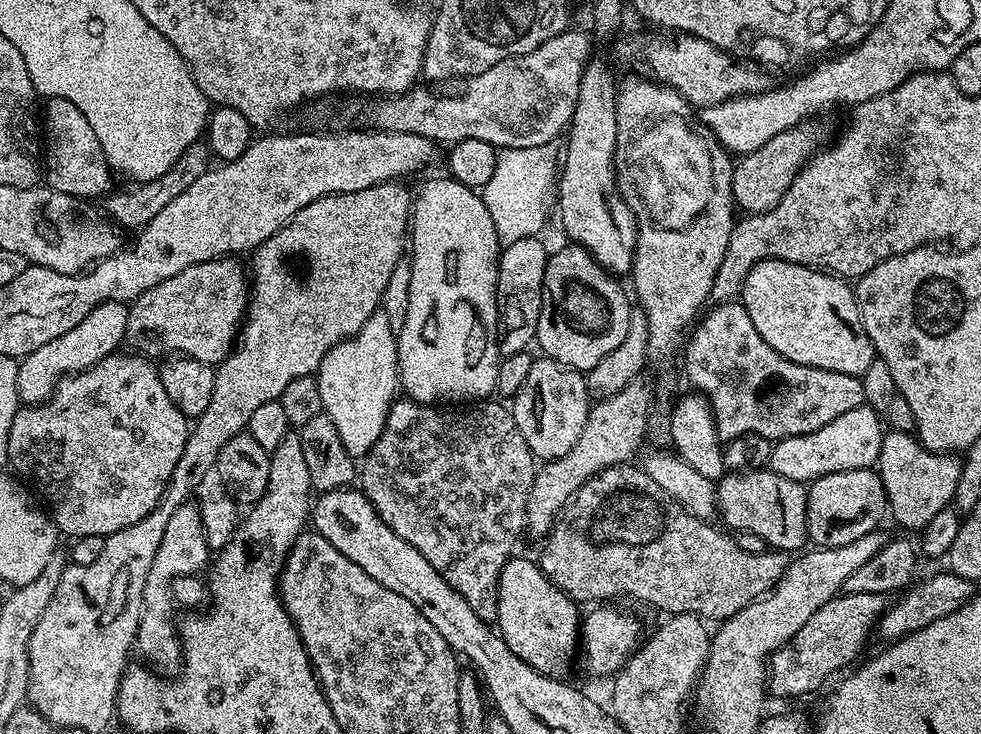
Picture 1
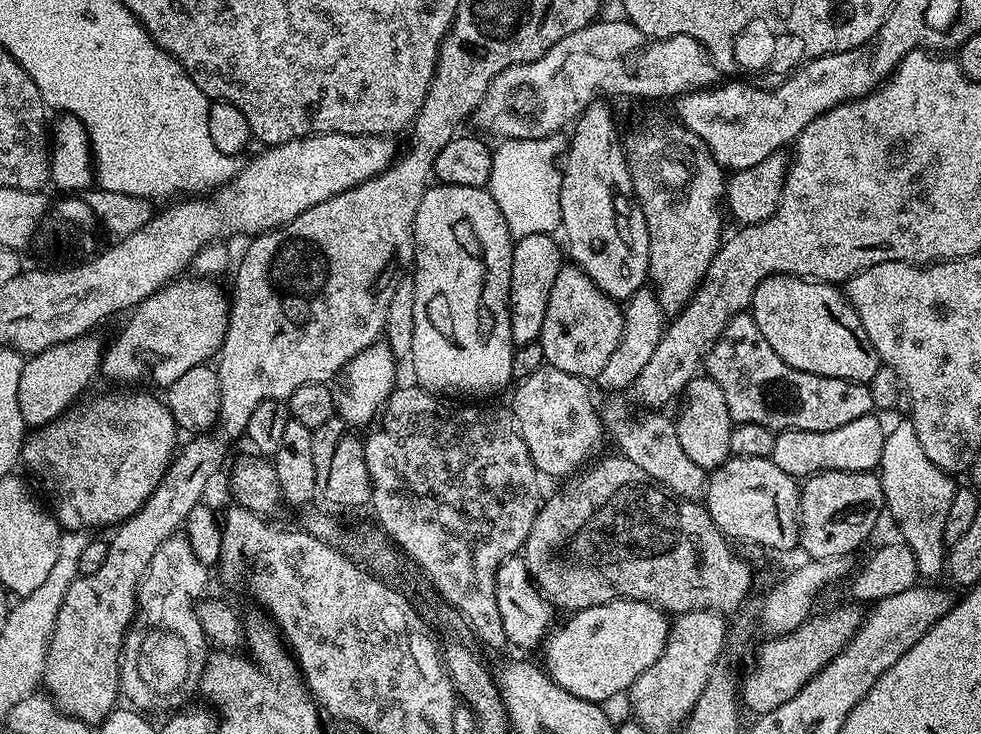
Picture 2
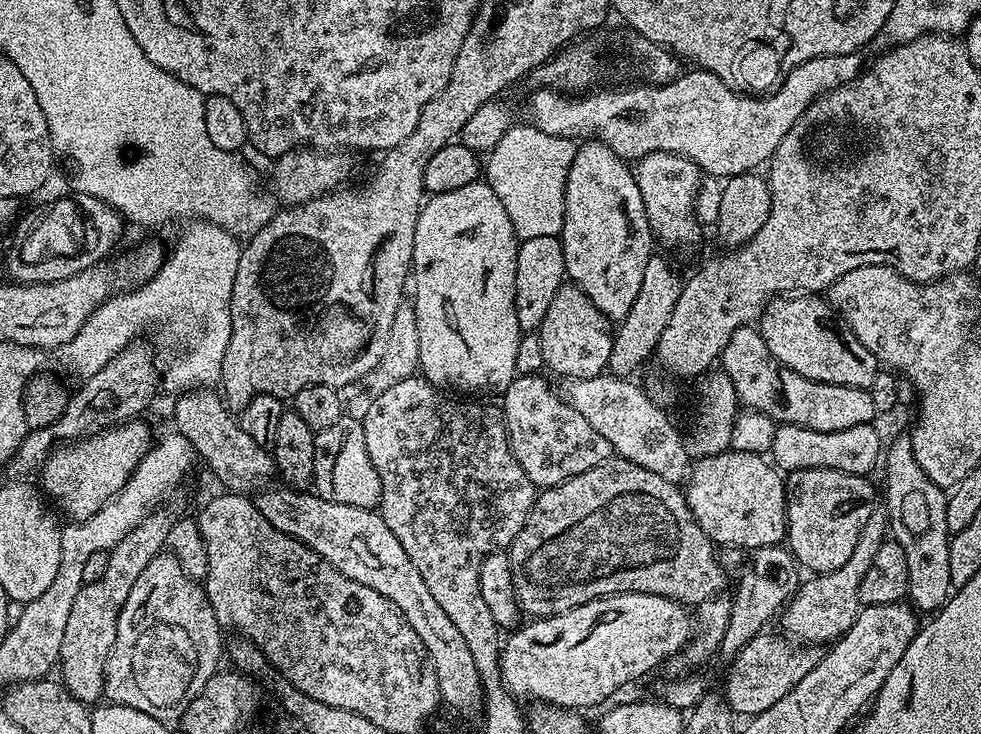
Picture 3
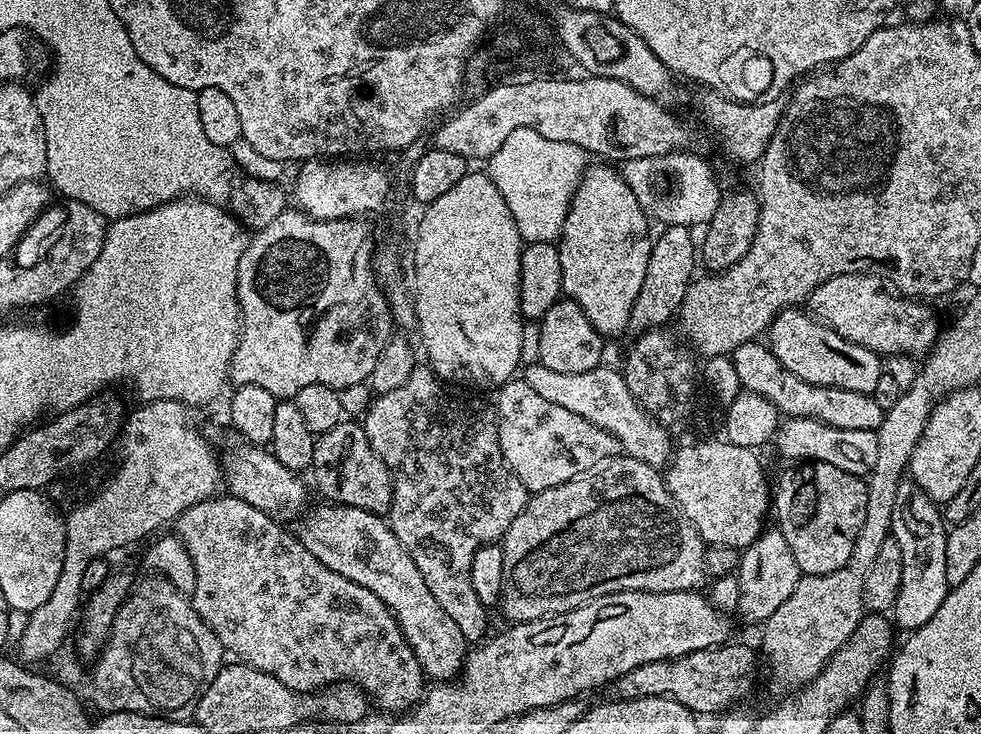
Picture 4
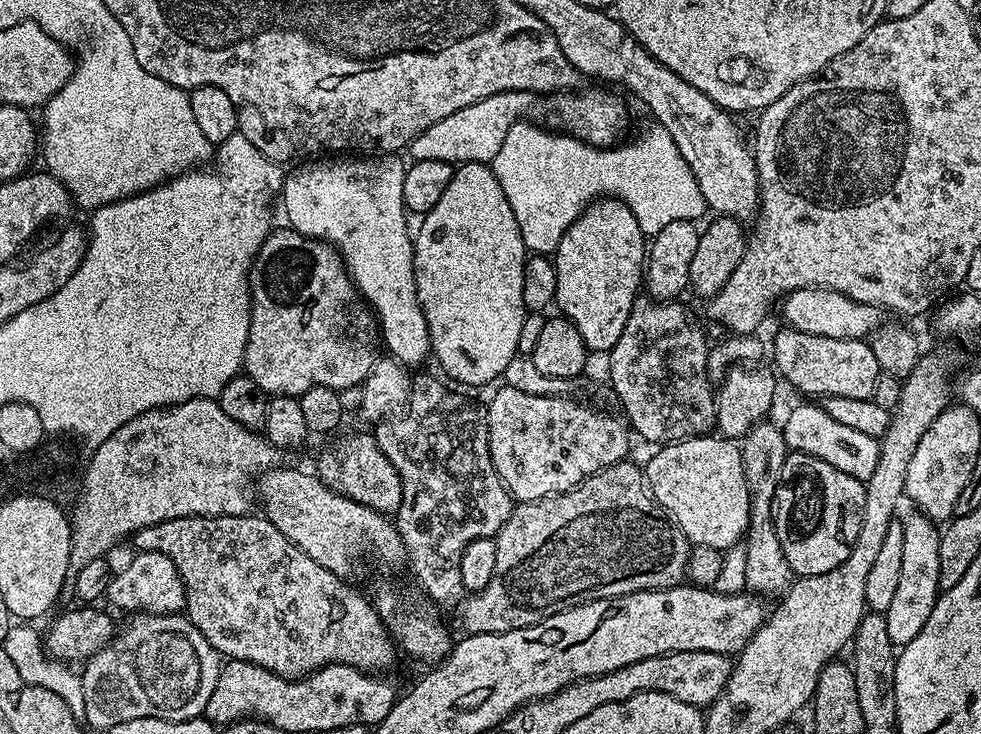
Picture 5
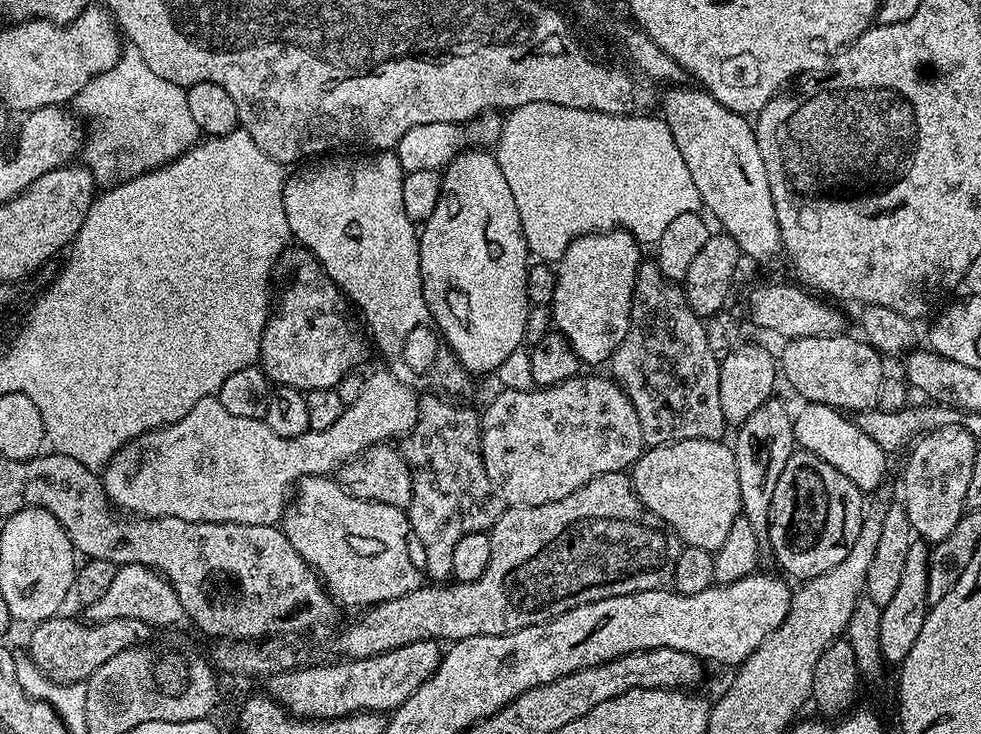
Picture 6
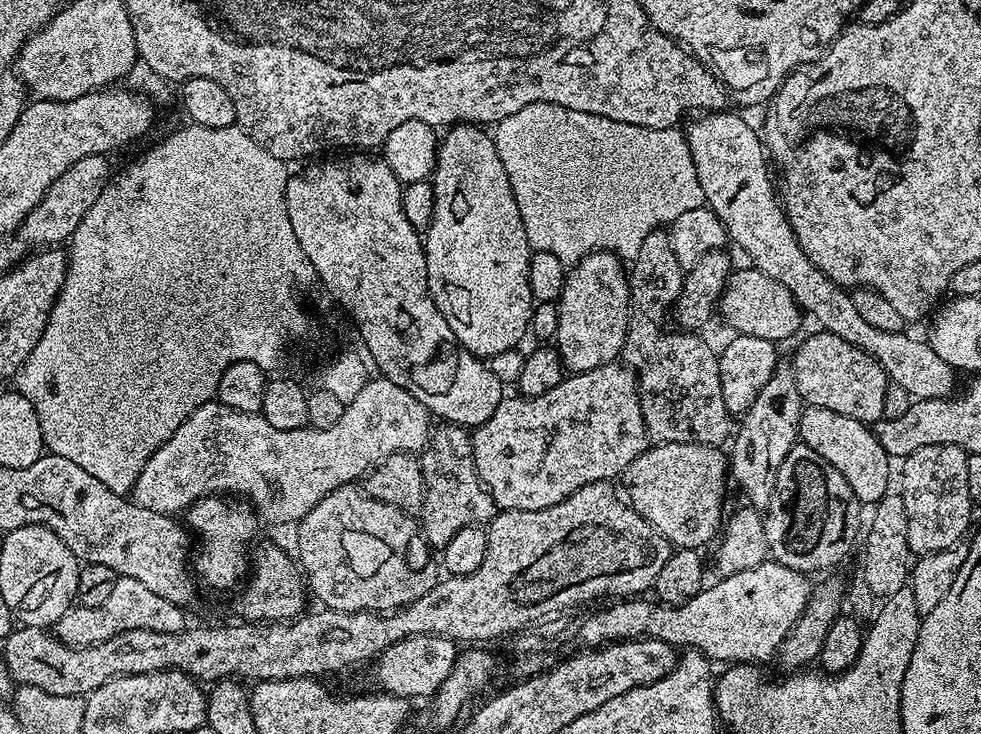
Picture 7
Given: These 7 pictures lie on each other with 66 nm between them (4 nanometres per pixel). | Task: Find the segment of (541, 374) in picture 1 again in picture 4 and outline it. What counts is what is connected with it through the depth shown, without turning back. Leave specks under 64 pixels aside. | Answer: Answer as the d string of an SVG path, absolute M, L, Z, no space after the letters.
M513 378L500 385L498 389L494 411L496 414L496 429L498 430L498 442L502 450L502 458L509 470L526 486L529 493L535 494L542 490L550 490L562 482L570 482L578 474L590 470L590 466L598 466L611 456L621 455L620 443L615 436L610 435L606 430L594 426L594 422L586 422L578 414L566 410L563 406L554 406L547 398L541 398L537 392L526 386L523 378Z

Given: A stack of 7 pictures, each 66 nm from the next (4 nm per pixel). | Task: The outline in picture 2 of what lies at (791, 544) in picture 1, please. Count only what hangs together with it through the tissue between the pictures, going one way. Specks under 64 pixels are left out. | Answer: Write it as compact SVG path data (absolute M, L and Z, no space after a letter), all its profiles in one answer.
M745 456L730 457L724 464L710 472L702 503L707 508L714 526L727 536L729 541L749 540L756 542L765 550L772 548L776 552L788 552L800 542L800 484L797 477L786 474L786 470L778 470L771 458L746 458Z

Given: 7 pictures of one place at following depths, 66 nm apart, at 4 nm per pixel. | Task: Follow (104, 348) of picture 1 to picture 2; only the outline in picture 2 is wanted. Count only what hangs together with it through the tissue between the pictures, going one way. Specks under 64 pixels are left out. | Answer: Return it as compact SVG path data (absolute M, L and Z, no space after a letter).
M87 334L78 339L59 343L31 355L24 363L18 378L18 408L27 427L40 427L57 419L100 372L103 343Z

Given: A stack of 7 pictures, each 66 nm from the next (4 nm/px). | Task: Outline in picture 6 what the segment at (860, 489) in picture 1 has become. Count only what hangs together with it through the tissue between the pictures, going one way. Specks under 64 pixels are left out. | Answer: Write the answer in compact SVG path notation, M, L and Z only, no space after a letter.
M794 450L790 454L790 462L786 462L782 474L778 474L766 544L767 547L772 547L777 562L789 572L789 577L797 576L797 581L800 582L818 578L826 574L826 570L834 570L834 566L838 566L838 562L842 562L842 558L850 554L850 546L854 546L854 538L858 538L858 530L862 530L865 515L865 493L860 492L858 486L854 486L854 482L846 478L846 474L838 474L838 470L830 466L830 462L822 462L822 458L814 454Z

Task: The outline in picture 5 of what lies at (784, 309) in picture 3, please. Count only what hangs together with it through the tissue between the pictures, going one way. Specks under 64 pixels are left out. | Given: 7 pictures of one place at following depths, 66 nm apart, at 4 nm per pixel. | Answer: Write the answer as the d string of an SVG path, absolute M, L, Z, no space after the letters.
M787 326L781 329L776 341L771 341L770 355L772 354L773 360L771 363L782 380L784 375L786 383L793 384L800 392L805 392L808 395L805 397L808 398L837 396L872 399L874 386L878 386L878 378L882 371L868 342L822 338Z

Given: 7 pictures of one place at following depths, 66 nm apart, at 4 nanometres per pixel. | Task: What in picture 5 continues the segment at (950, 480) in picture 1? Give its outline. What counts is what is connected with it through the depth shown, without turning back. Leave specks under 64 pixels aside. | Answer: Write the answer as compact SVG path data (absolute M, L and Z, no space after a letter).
M911 515L902 520L902 578L898 578L898 591L894 593L894 602L890 602L886 613L888 633L896 646L908 644L918 635L918 630L926 626L926 618L930 618L942 591L938 570L941 529L927 516Z

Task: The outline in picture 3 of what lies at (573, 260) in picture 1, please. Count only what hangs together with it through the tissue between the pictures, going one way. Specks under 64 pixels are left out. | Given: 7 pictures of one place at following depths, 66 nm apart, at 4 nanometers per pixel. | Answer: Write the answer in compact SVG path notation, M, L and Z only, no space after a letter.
M565 282L550 301L550 310L546 310L546 318L538 330L542 342L542 358L547 371L557 372L563 378L581 380L591 376L599 376L608 367L613 325L608 317L603 316L590 302L590 298L571 282Z

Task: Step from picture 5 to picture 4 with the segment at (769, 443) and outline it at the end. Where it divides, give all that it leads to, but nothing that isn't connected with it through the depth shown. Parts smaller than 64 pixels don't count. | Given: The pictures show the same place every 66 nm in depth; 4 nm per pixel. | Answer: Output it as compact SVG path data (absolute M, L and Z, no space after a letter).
M775 526L765 527L758 539L750 542L748 548L740 552L740 565L735 570L738 578L738 606L736 612L748 624L763 625L764 621L794 594L794 586L798 586L802 575L798 562L794 562L794 550L790 550L790 542L782 538L780 529Z

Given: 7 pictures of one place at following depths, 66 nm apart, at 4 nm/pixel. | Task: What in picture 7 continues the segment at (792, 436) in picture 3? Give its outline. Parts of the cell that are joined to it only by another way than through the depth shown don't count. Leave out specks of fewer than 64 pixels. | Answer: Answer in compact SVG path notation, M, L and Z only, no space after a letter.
M808 406L800 416L799 439L810 446L810 450L822 454L822 458L826 458L826 462L830 462L830 466L834 466L834 470L838 470L838 474L842 474L846 482L850 482L850 490L854 490L861 505L874 506L888 495L893 461L869 425L854 418L846 418L846 414L834 414L834 410Z

